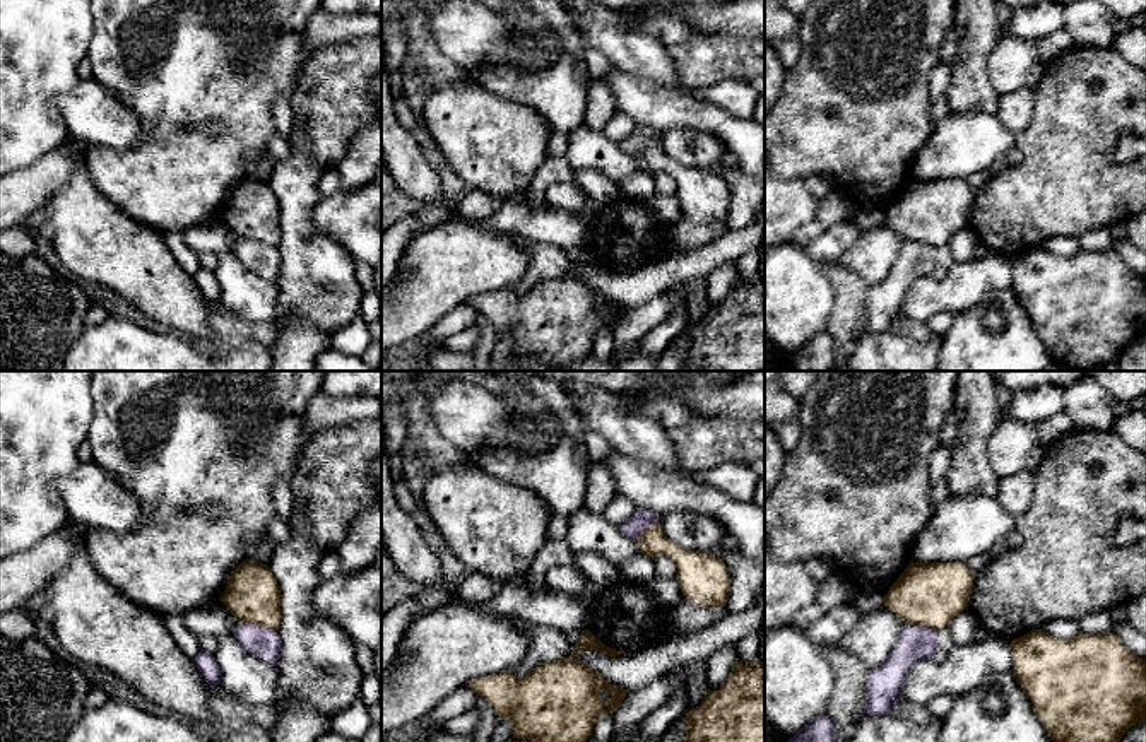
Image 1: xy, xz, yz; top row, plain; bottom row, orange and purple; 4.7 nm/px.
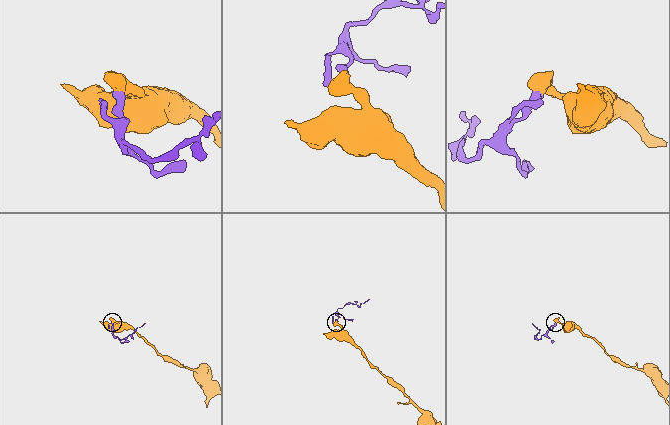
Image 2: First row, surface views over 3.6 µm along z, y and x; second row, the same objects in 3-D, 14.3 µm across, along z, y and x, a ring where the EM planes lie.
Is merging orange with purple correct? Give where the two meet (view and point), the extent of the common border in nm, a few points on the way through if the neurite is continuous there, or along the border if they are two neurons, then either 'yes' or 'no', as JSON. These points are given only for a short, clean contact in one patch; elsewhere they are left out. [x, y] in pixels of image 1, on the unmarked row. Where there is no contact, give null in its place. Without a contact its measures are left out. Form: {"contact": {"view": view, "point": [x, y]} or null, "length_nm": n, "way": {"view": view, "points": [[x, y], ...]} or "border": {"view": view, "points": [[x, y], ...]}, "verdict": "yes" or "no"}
{"contact": {"view": "xy", "point": [259, 241]}, "length_nm": 170, "border": {"view": "xy", "points": [[242, 238], [276, 247]]}, "verdict": "no"}

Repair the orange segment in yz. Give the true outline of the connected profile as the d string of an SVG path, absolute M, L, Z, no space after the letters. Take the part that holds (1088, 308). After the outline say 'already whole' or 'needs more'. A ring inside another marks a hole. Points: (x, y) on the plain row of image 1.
M1031 246L1013 256L1011 267L1011 289L1057 368L1098 371L1146 337L1146 277L1132 272L1115 250L1081 248L1071 256L1057 256L1043 246Z; already whole

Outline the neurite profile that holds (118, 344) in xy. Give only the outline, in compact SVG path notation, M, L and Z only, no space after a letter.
M113 315L99 325L84 327L63 359L63 371L270 371L270 368L270 347L258 340L248 340L217 357L205 356L183 333L152 332Z

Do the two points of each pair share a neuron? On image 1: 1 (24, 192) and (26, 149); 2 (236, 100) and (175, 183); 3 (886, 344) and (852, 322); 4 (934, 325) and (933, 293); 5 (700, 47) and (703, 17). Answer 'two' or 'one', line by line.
1: two
2: one
3: two
4: two
5: two

